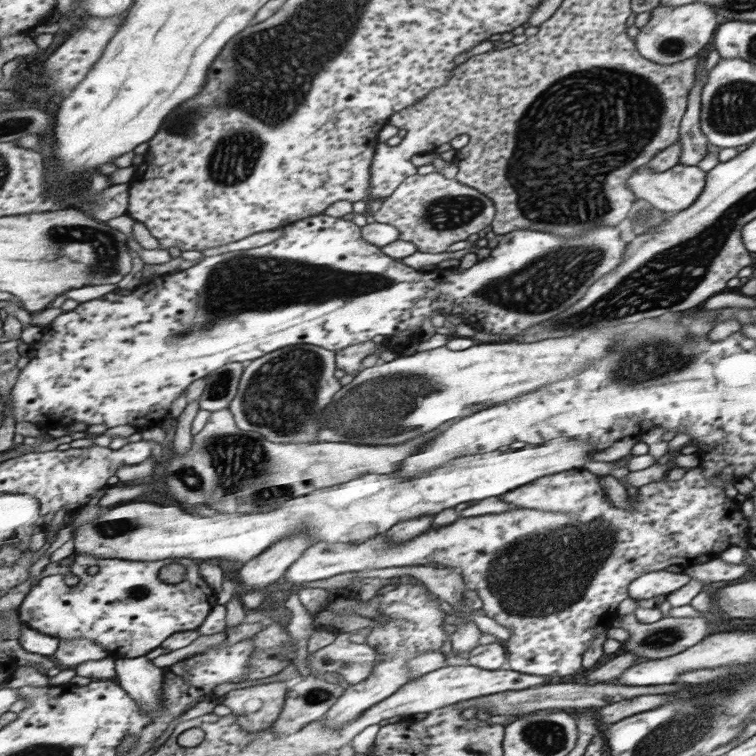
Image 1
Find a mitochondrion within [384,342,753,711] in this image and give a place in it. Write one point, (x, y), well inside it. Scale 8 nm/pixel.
(533, 576)

